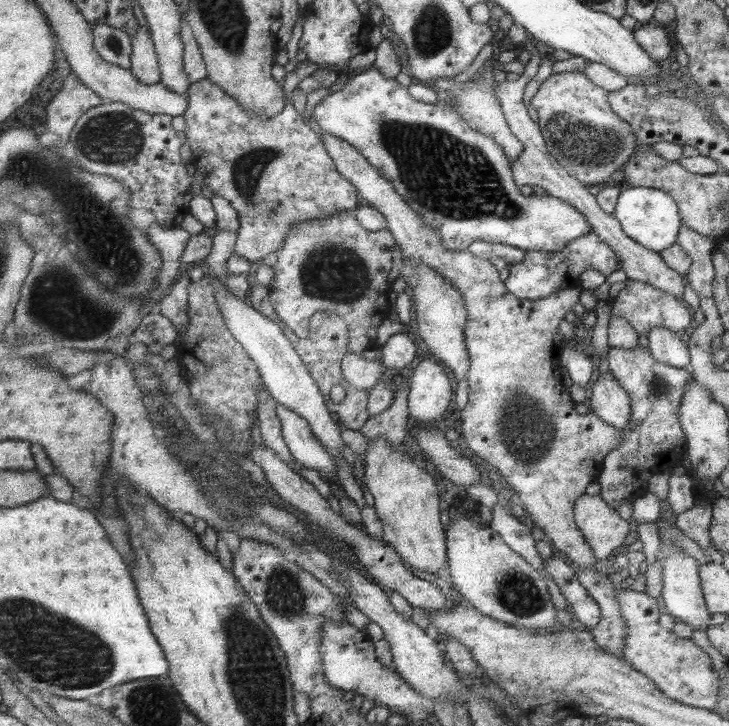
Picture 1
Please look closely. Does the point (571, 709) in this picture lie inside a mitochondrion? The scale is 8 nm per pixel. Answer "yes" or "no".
no

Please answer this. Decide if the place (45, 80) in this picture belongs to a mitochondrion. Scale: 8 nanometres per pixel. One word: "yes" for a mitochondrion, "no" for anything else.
no

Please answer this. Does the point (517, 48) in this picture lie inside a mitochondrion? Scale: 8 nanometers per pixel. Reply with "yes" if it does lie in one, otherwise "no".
no

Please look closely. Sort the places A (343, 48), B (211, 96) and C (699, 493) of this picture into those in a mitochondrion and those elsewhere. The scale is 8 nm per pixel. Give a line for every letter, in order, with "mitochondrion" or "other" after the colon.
A: other
B: other
C: other

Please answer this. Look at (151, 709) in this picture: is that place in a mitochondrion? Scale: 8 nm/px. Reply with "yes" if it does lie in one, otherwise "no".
yes

